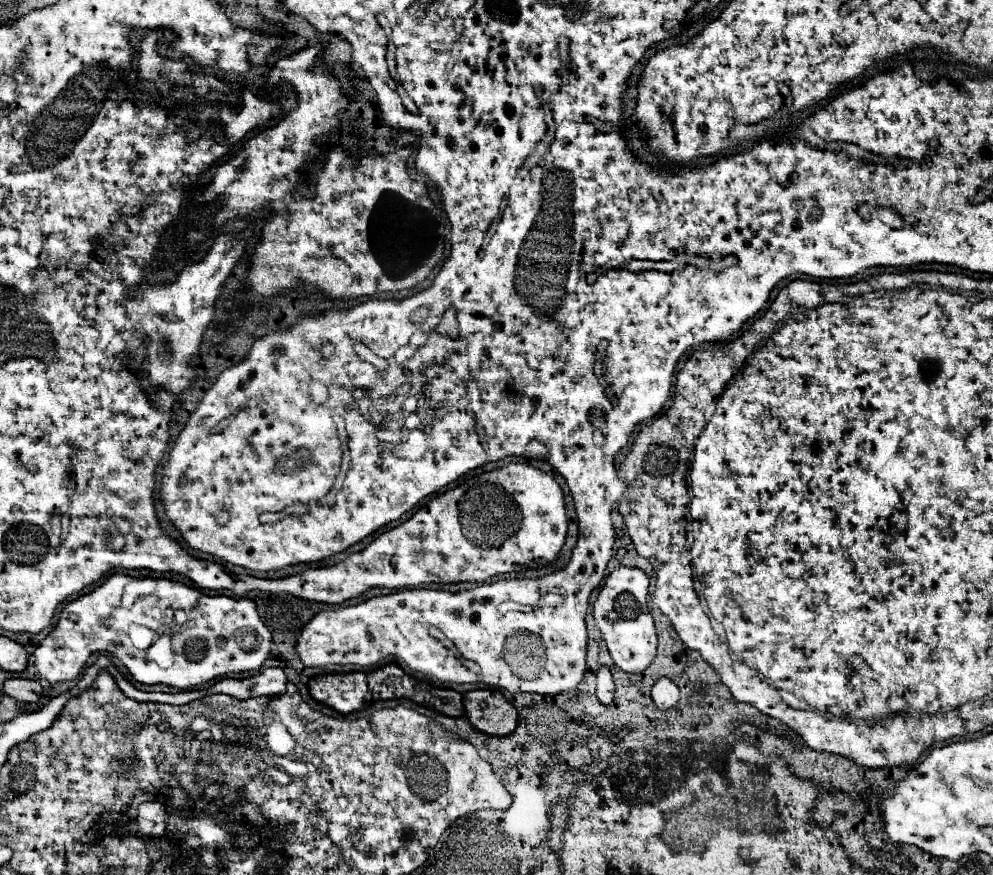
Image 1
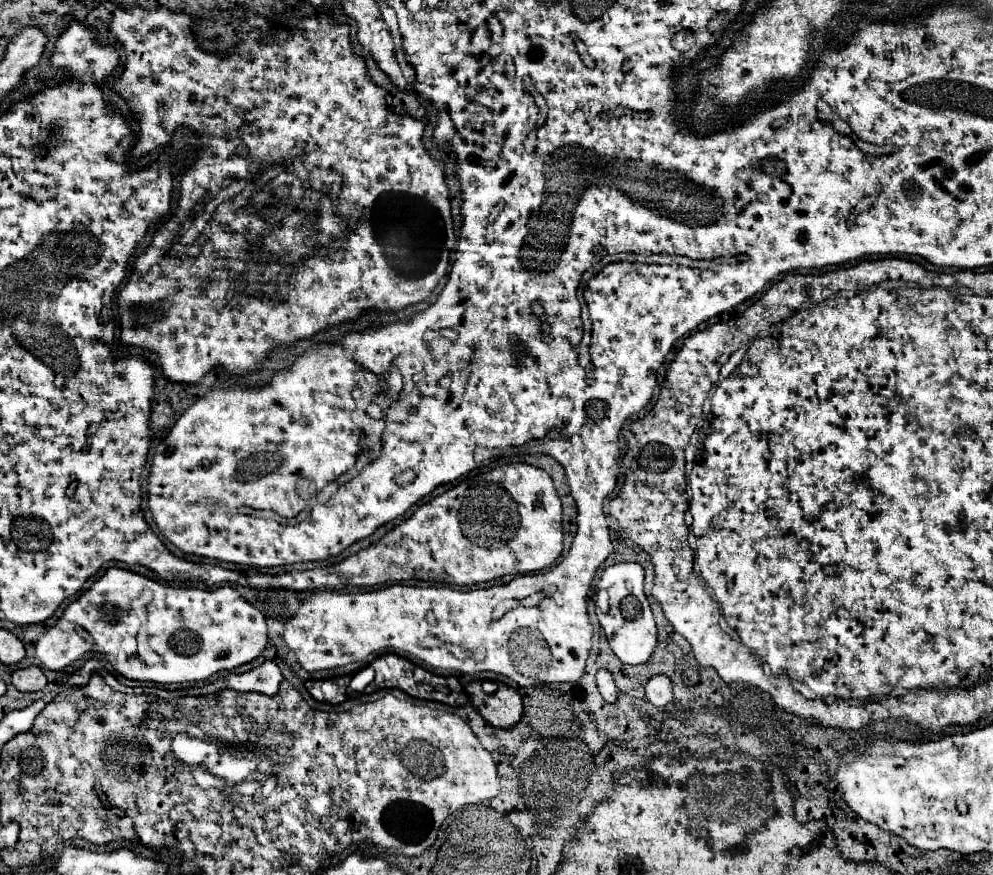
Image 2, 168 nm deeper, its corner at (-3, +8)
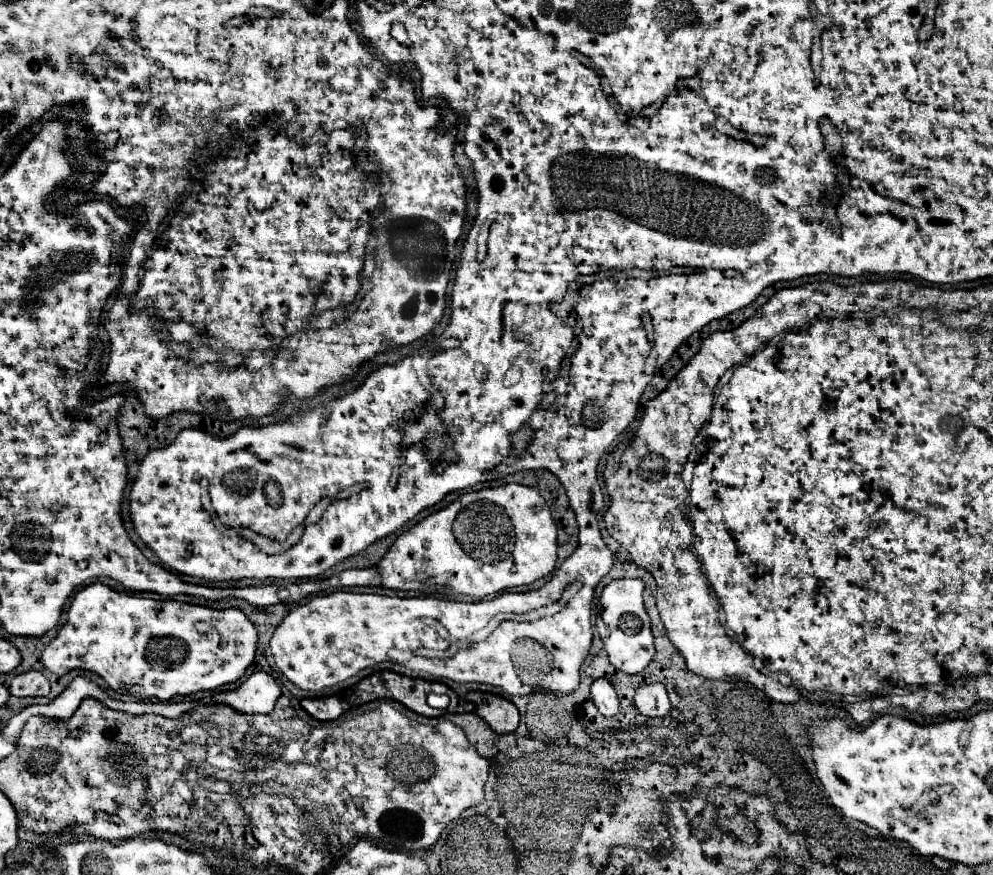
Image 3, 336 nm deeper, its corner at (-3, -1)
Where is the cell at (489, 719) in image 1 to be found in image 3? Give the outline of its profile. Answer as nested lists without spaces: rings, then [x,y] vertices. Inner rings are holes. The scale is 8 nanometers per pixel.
[[[469,691],[467,701],[475,703],[475,713],[483,721],[487,721],[495,733],[499,735],[515,733],[519,725],[519,711],[511,701],[503,699],[501,695],[483,693],[483,691]]]

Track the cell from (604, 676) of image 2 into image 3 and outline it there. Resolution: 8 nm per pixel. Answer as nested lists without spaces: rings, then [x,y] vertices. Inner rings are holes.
[[[597,679],[591,685],[591,697],[605,717],[613,717],[619,711],[619,699],[613,685],[607,679]]]

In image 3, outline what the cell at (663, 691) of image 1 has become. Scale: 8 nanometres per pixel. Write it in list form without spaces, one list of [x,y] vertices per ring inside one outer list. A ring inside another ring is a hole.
[[[661,683],[643,685],[635,693],[635,707],[645,717],[665,717],[671,709],[667,689]]]

